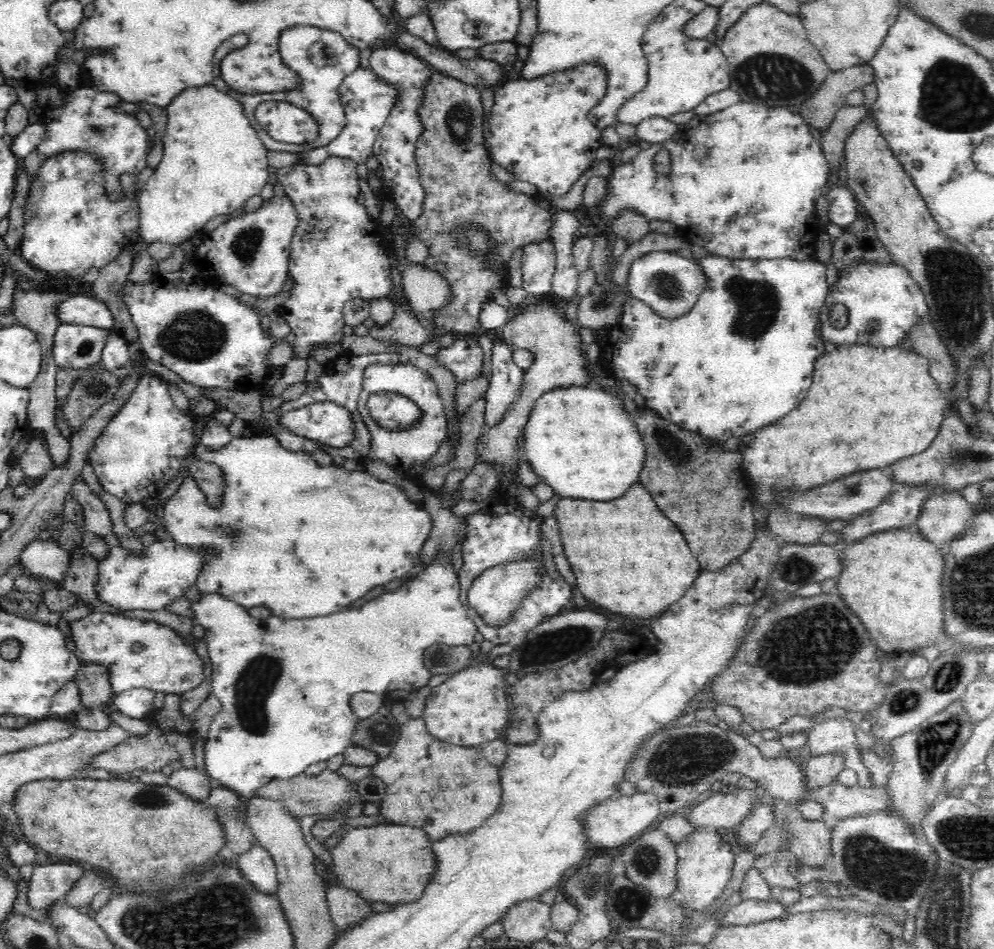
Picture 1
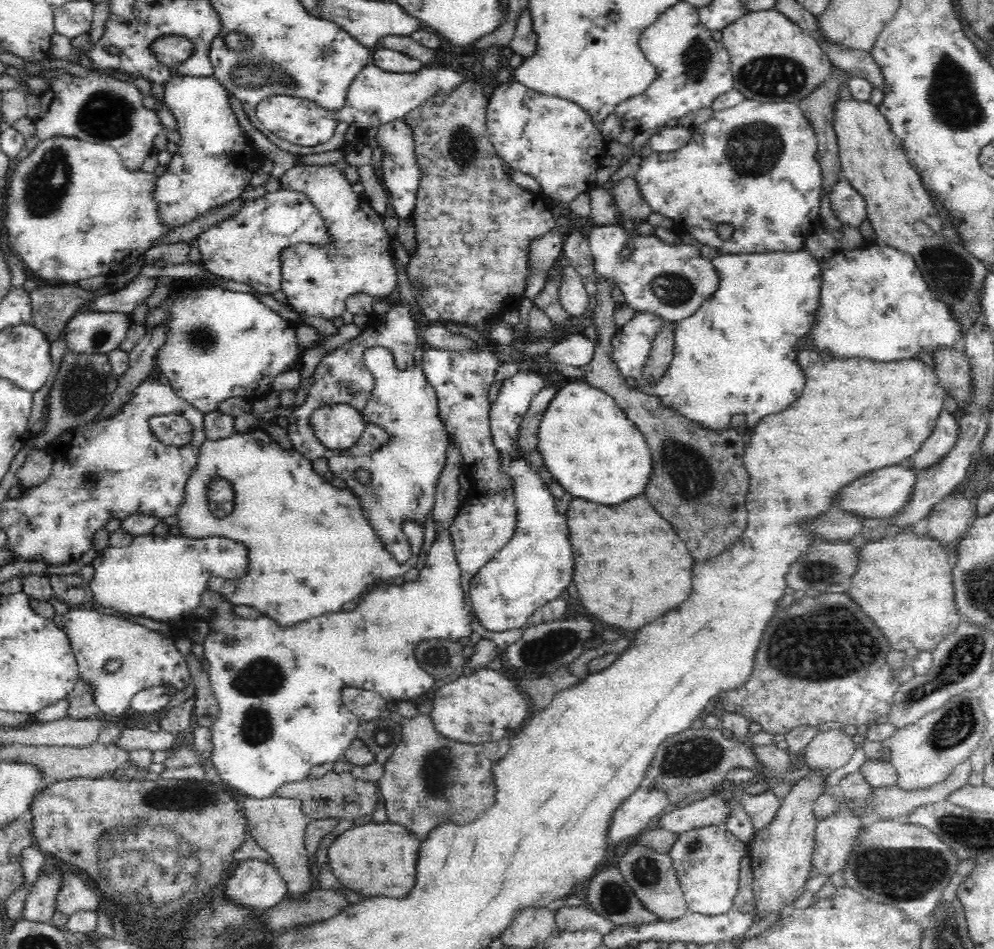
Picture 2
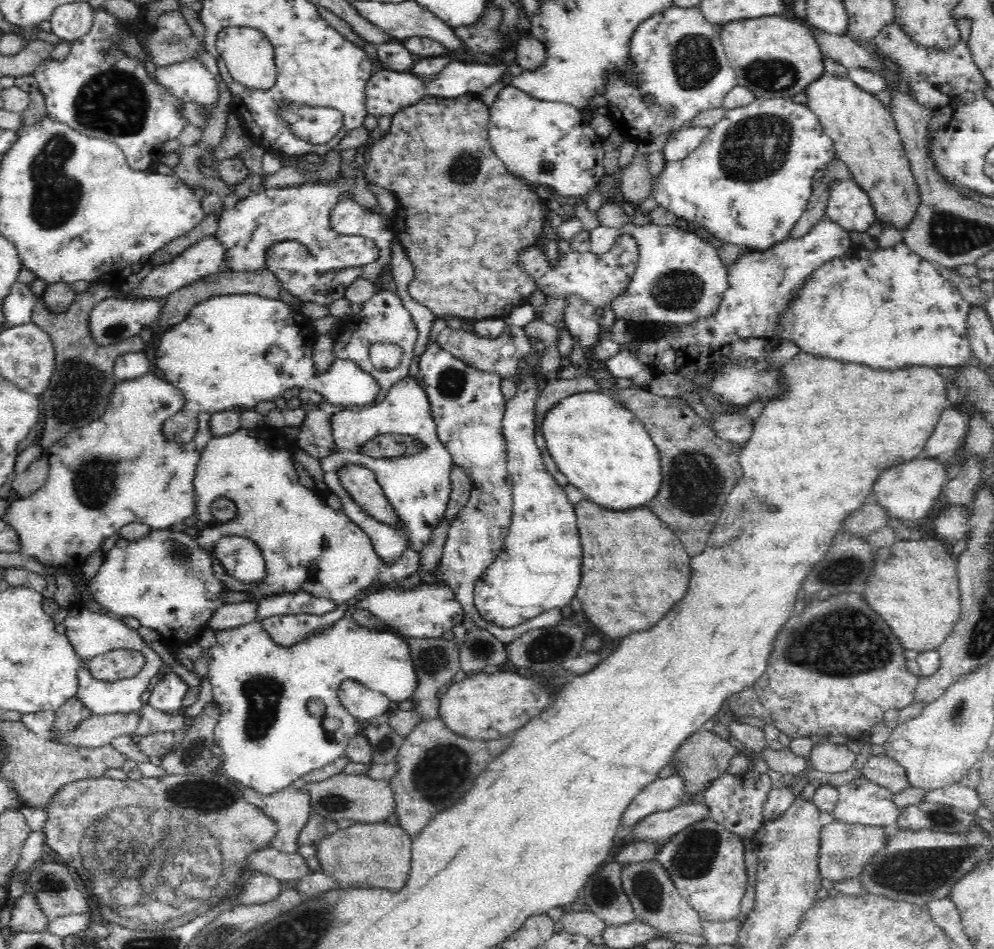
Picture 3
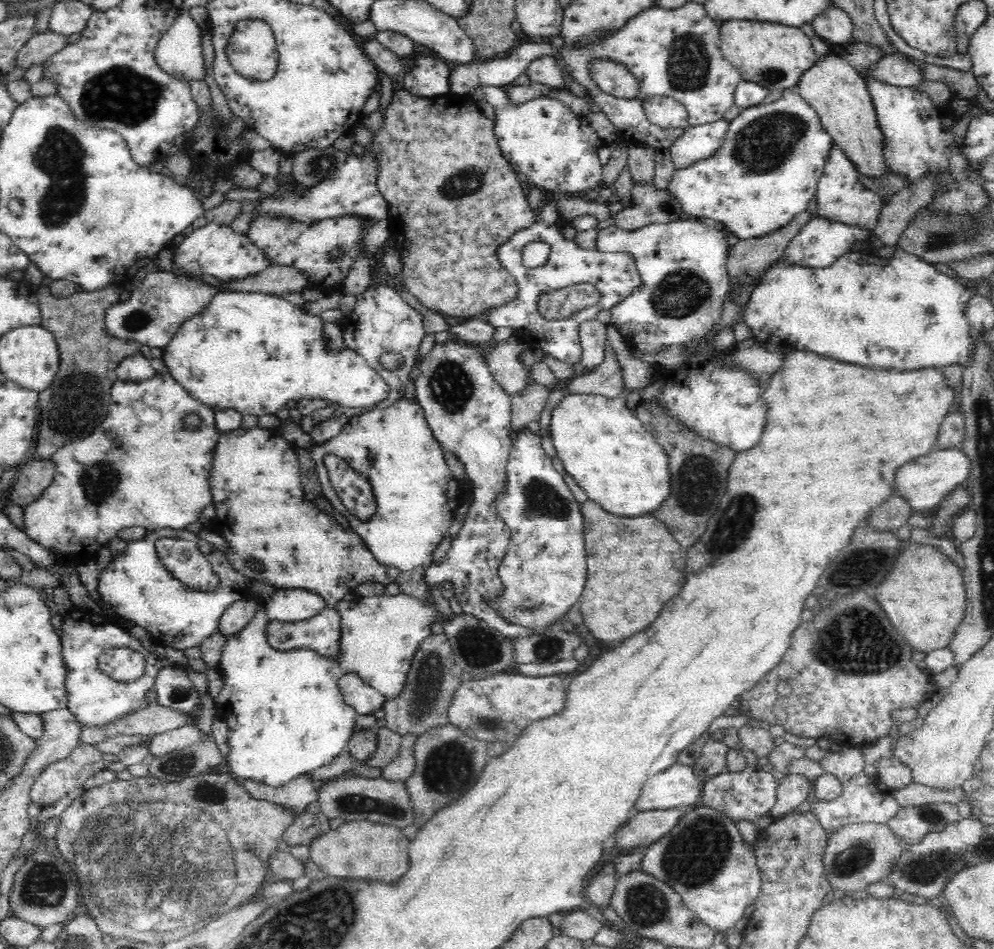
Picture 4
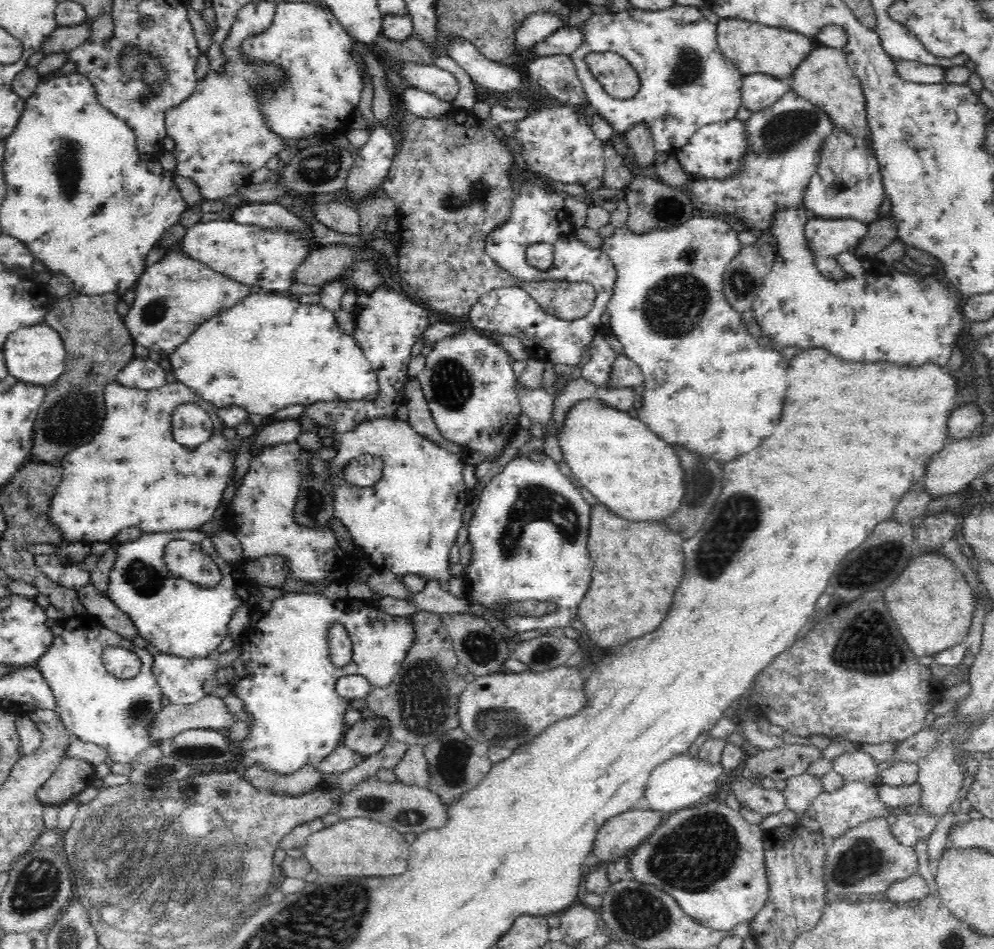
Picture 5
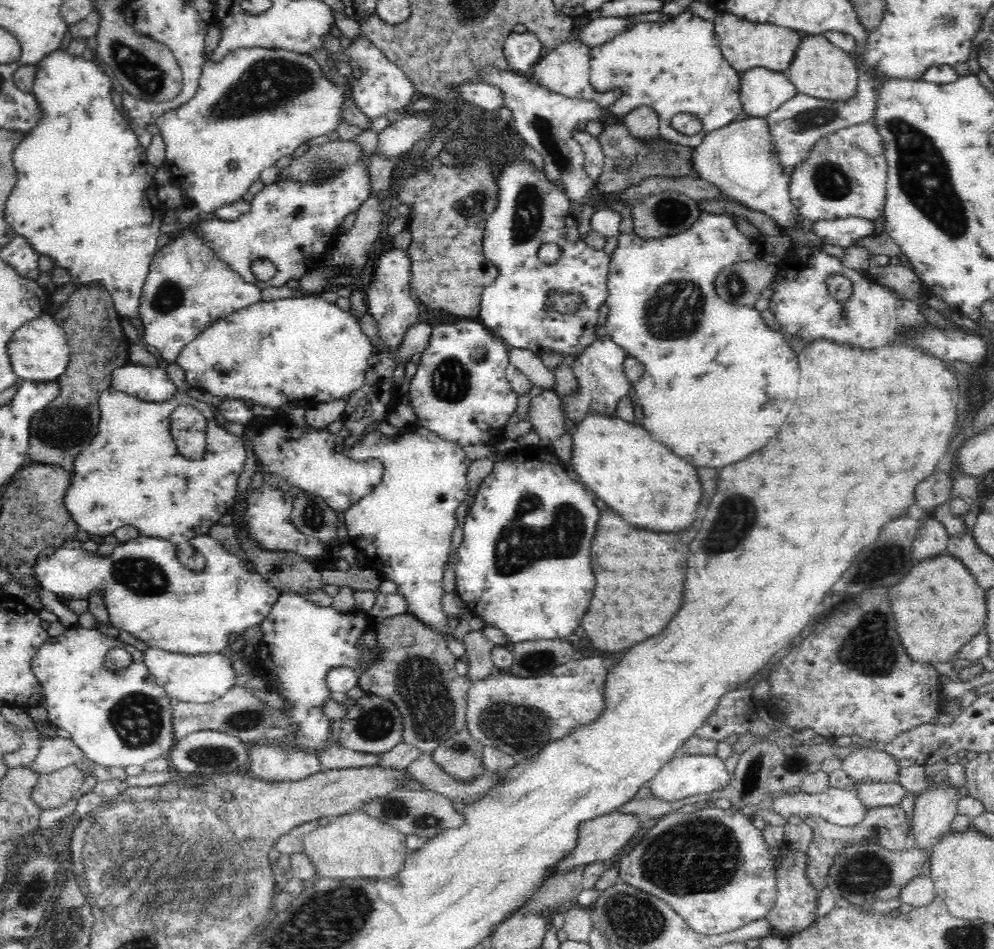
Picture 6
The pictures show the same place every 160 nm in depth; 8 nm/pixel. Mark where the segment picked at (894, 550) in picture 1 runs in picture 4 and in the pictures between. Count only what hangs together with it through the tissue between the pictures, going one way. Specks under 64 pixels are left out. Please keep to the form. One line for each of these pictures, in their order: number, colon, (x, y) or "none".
2: (903, 582)
3: (914, 585)
4: (924, 597)

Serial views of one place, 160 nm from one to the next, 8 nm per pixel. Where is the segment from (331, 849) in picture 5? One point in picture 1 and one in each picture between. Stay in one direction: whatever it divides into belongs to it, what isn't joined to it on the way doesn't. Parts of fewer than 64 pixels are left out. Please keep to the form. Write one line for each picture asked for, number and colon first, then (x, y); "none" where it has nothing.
1: (385, 862)
2: (375, 859)
3: (371, 855)
4: (360, 849)

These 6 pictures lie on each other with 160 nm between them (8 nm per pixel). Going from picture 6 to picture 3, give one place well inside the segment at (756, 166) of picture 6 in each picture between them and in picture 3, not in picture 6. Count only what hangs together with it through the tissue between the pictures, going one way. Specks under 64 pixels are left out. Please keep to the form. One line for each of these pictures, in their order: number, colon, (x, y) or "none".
3: (889, 308)
4: (898, 312)
5: (876, 313)

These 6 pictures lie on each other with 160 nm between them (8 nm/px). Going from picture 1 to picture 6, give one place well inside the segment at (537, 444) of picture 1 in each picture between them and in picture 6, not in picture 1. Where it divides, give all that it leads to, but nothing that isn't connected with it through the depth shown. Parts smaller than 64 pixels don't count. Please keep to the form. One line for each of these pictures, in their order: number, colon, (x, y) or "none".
2: (588, 443)
3: (599, 445)
4: (619, 464)
5: (625, 466)
6: (650, 487)

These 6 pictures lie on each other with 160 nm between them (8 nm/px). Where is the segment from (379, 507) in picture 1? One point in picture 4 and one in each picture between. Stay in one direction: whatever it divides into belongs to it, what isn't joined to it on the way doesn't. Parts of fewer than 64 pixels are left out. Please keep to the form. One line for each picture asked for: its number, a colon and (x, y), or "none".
2: (312, 550)
3: (308, 546)
4: (256, 486)

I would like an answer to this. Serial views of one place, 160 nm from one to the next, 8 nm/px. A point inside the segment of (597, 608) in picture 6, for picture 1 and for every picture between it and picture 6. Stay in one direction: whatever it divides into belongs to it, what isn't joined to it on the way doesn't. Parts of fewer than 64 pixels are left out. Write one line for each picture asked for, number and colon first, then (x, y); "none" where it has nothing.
1: (628, 558)
2: (631, 567)
3: (635, 568)
4: (635, 566)
5: (637, 567)

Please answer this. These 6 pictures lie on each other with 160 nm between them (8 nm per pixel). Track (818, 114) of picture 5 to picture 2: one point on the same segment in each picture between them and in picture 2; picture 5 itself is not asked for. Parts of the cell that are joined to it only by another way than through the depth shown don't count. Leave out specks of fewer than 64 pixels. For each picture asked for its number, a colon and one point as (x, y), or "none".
2: (753, 166)
3: (748, 183)
4: (767, 171)

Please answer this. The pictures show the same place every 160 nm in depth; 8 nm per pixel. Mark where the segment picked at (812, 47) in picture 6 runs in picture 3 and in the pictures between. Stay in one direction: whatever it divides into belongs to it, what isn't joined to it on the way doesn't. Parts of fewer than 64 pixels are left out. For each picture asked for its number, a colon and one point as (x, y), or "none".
3: (865, 136)
4: (837, 92)
5: (824, 77)

